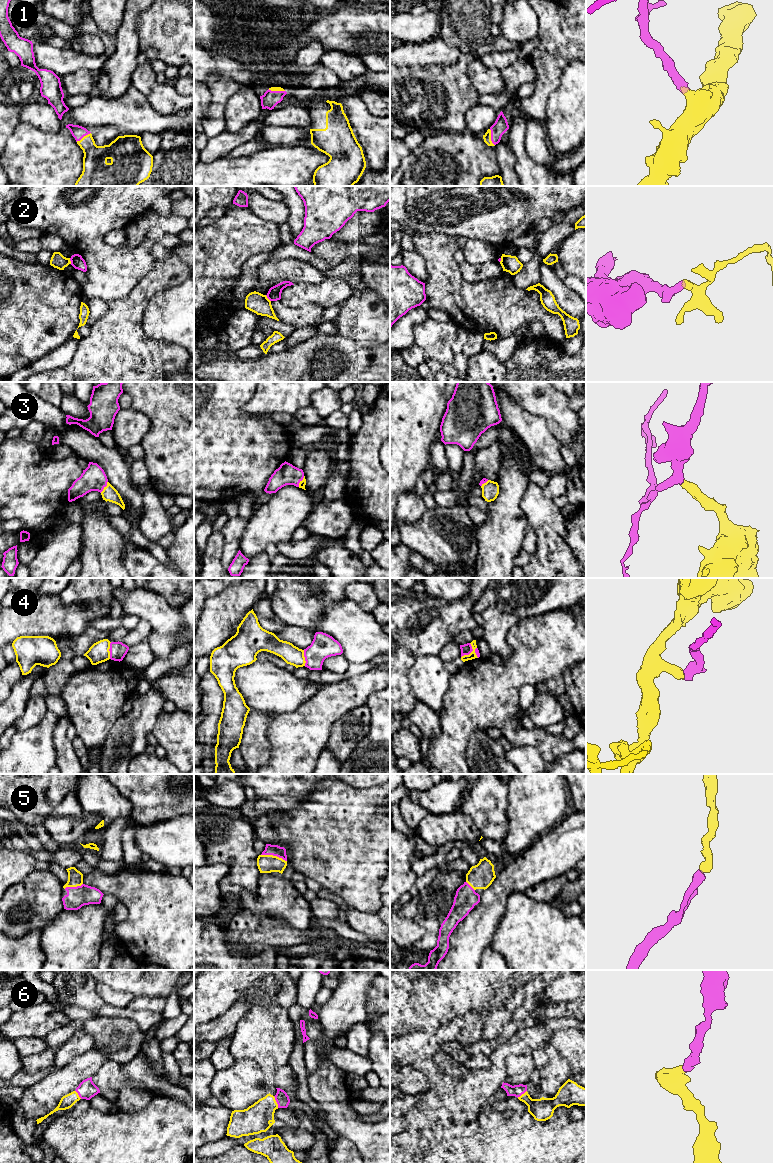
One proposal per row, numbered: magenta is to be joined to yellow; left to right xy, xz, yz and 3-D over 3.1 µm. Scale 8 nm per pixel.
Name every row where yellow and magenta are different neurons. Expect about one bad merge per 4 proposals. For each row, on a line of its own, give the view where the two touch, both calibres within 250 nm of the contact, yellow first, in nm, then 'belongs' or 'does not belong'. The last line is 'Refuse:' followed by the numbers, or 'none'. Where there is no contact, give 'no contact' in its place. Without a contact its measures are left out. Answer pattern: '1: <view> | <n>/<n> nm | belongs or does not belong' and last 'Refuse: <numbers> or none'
1: yz | 60/120 nm | belongs
2: xz | 160/110 nm | does not belong
3: xy | 120/200 nm | belongs
4: yz | 60/90 nm | does not belong
5: xz | 140/90 nm | belongs
6: xz | 220/110 nm | belongs
Refuse: 2, 4

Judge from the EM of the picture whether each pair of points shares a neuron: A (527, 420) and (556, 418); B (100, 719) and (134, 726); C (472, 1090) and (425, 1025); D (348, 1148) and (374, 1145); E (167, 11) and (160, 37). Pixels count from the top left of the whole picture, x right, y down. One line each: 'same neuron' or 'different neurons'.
A: different neurons
B: different neurons
C: different neurons
D: different neurons
E: same neuron

